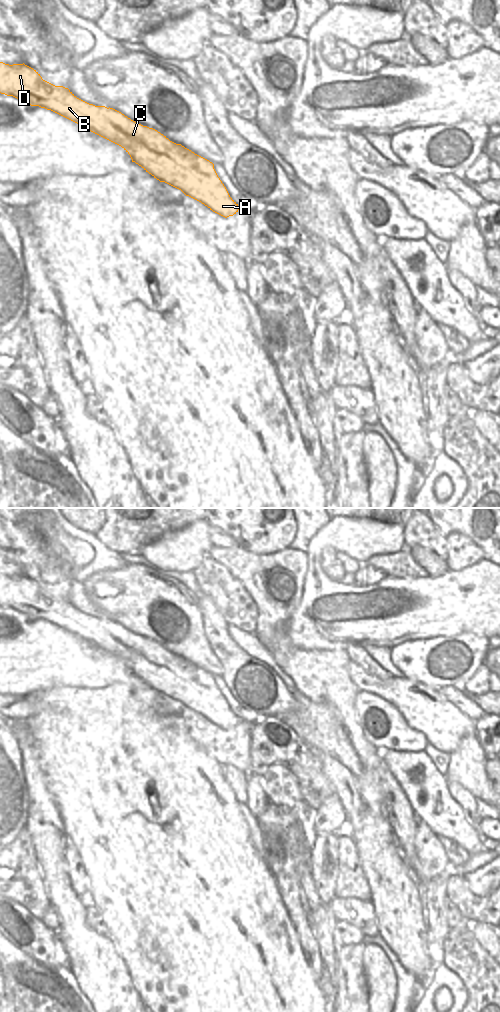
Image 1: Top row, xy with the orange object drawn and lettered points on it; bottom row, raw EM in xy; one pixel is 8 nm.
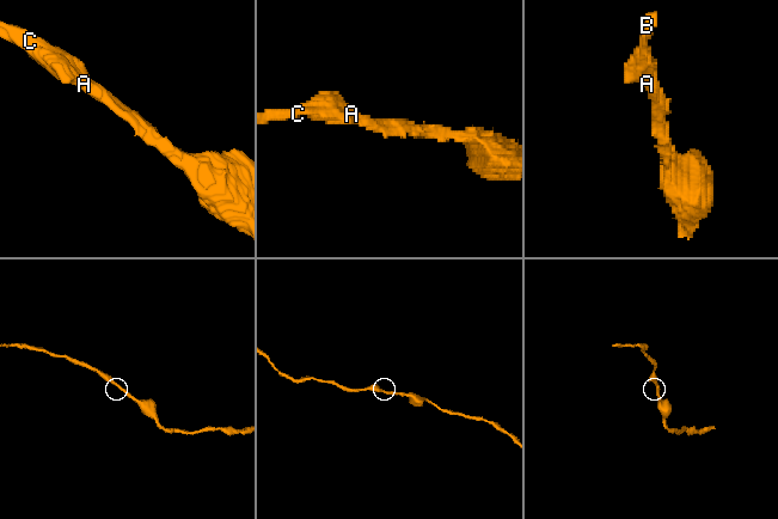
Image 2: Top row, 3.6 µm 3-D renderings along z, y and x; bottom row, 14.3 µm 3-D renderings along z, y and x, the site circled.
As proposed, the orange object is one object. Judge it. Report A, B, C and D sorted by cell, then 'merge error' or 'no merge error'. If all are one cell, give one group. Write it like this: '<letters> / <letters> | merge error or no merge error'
A B C D | no merge error

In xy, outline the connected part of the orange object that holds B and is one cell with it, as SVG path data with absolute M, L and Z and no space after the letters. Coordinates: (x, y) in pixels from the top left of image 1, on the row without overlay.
M0 574L0 605L13 608L31 618L51 622L121 658L130 667L132 674L141 678L154 690L181 702L186 708L201 714L225 730L233 728L240 721L218 689L212 674L113 620L95 618L77 610L68 600L43 592L36 582L24 575L9 577Z

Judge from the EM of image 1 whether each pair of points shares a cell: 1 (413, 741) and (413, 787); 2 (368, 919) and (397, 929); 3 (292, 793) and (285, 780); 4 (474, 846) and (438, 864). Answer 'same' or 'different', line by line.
1: different
2: different
3: same
4: different

